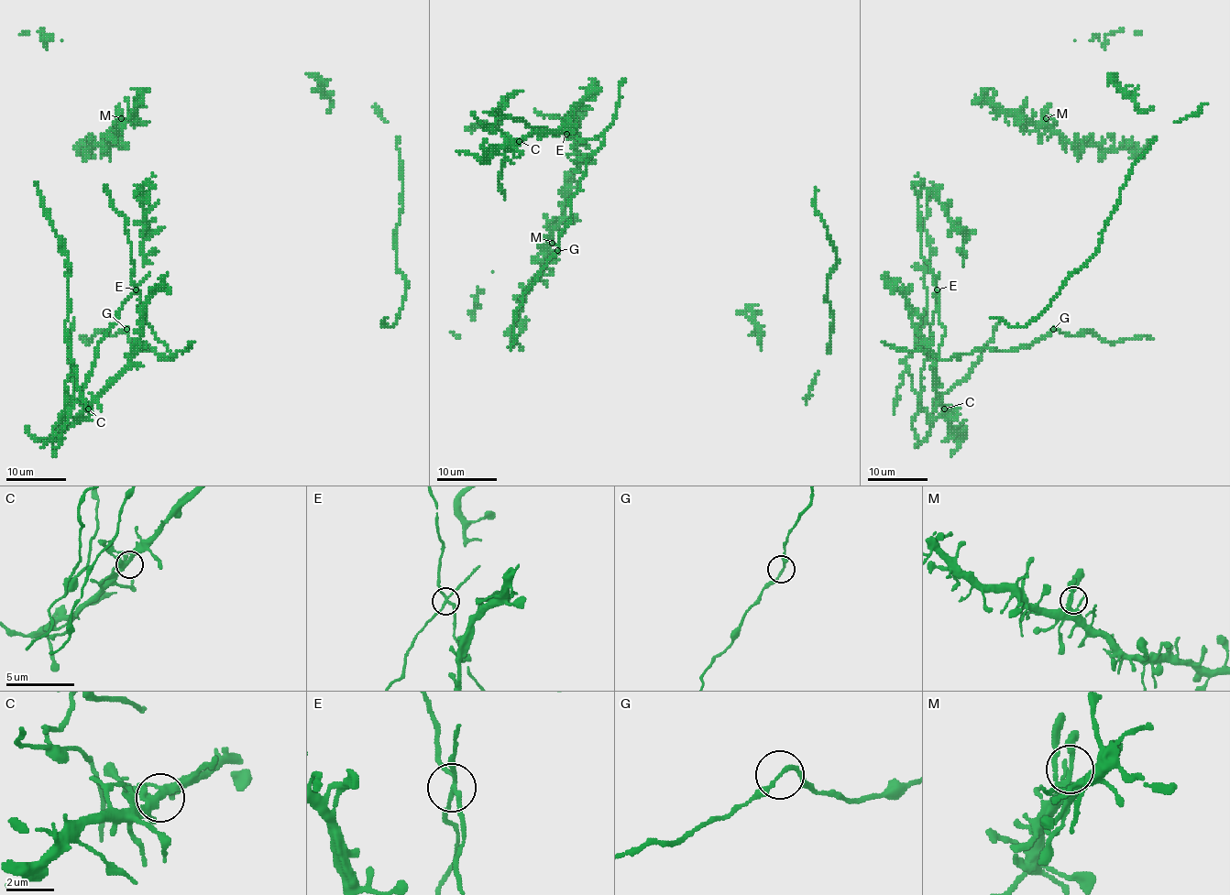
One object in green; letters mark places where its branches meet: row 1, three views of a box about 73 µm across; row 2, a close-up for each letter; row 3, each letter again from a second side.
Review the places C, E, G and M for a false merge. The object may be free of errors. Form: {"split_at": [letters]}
{"split_at": ["E"]}

